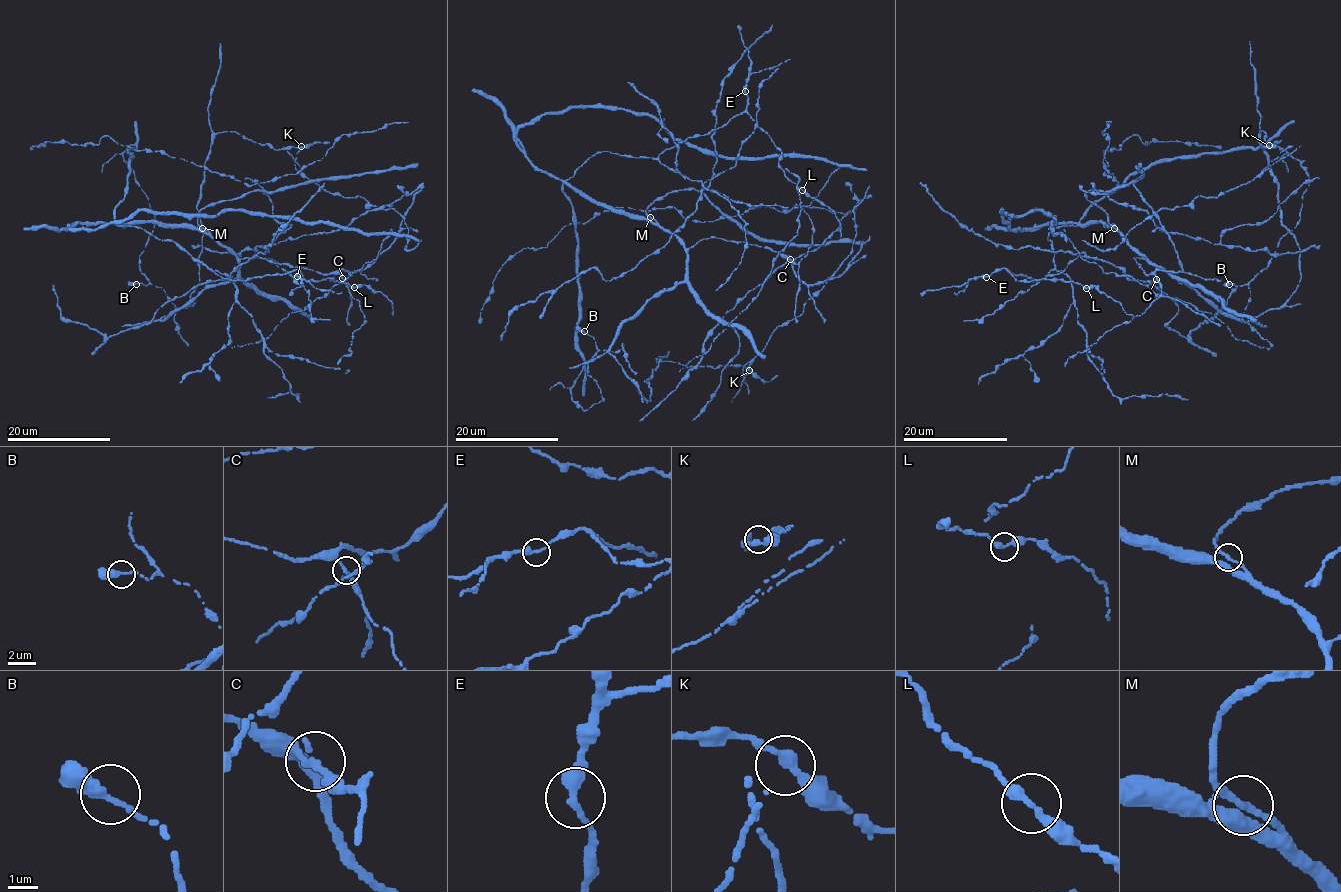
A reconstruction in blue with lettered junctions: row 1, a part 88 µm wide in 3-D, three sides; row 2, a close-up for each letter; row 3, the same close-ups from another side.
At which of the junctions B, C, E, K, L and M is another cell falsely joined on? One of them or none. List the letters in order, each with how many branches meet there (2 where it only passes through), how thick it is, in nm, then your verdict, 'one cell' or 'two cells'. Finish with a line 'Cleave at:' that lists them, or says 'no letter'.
B: branches 2; calibre 300 nm; one cell
C: branches 2; calibre 280 nm; two cells
E: branches 2; calibre 320 nm; one cell
K: branches 2; calibre 280 nm; one cell
L: branches 2; calibre 280 nm; one cell
M: branches 2; calibre 240 nm; one cell
Cleave at: C

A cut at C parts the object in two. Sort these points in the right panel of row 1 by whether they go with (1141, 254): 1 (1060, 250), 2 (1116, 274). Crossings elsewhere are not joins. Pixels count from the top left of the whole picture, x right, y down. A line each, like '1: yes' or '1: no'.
1: yes
2: no

